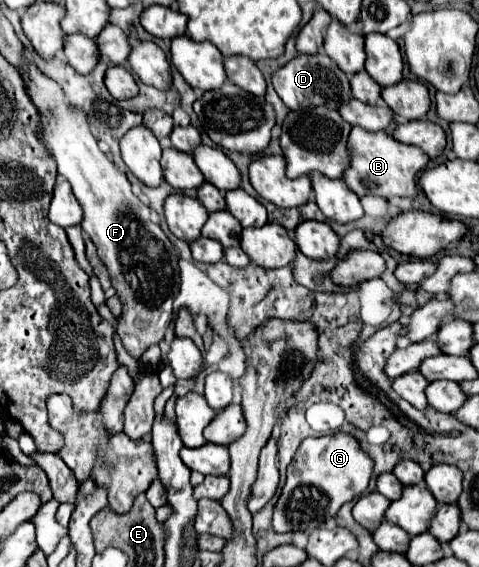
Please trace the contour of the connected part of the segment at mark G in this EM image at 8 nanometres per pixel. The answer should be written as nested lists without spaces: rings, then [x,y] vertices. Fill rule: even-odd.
[[[333,433],[305,439],[287,467],[287,479],[273,513],[273,529],[277,533],[309,533],[321,527],[327,517],[337,515],[343,503],[357,499],[367,489],[371,473],[373,461],[361,451],[355,437],[347,433]]]

